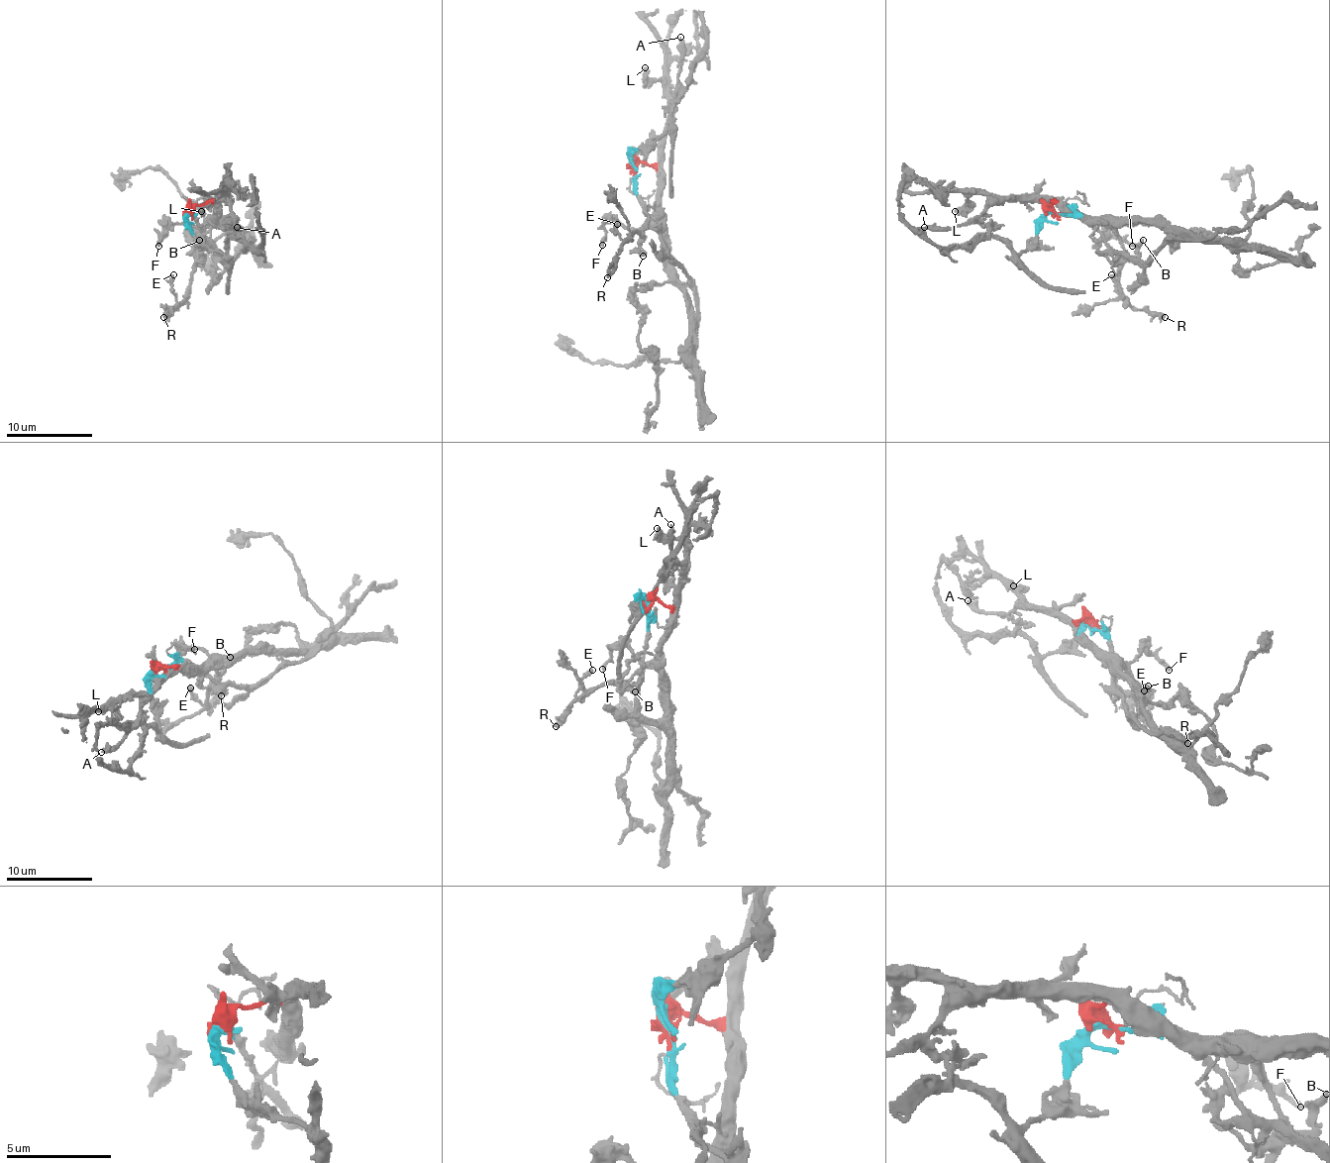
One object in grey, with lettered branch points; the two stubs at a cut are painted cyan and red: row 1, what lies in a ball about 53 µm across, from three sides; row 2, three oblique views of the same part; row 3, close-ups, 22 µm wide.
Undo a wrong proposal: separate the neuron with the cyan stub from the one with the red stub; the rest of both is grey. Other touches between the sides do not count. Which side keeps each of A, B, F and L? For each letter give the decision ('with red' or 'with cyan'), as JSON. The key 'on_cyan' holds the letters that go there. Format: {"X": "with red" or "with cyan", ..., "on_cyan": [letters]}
{"A": "with red", "B": "with red", "F": "with red", "L": "with red", "on_cyan": []}

